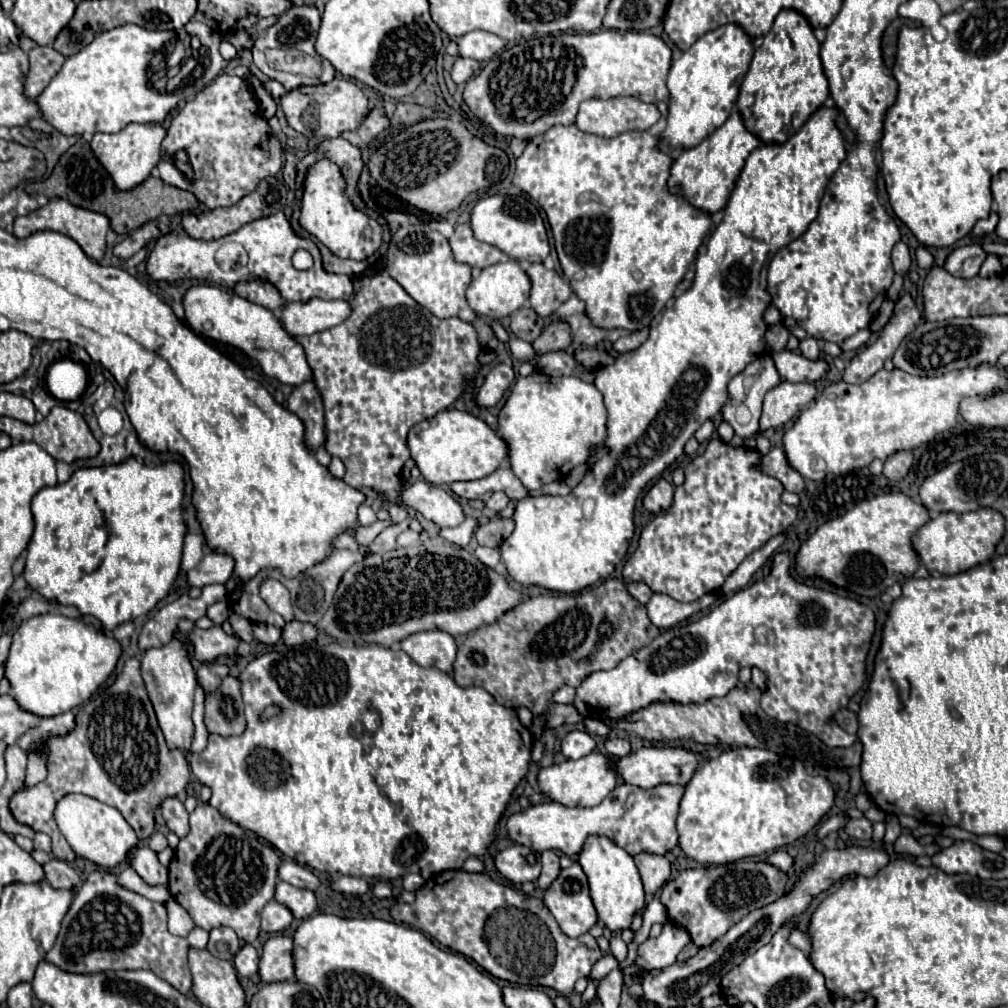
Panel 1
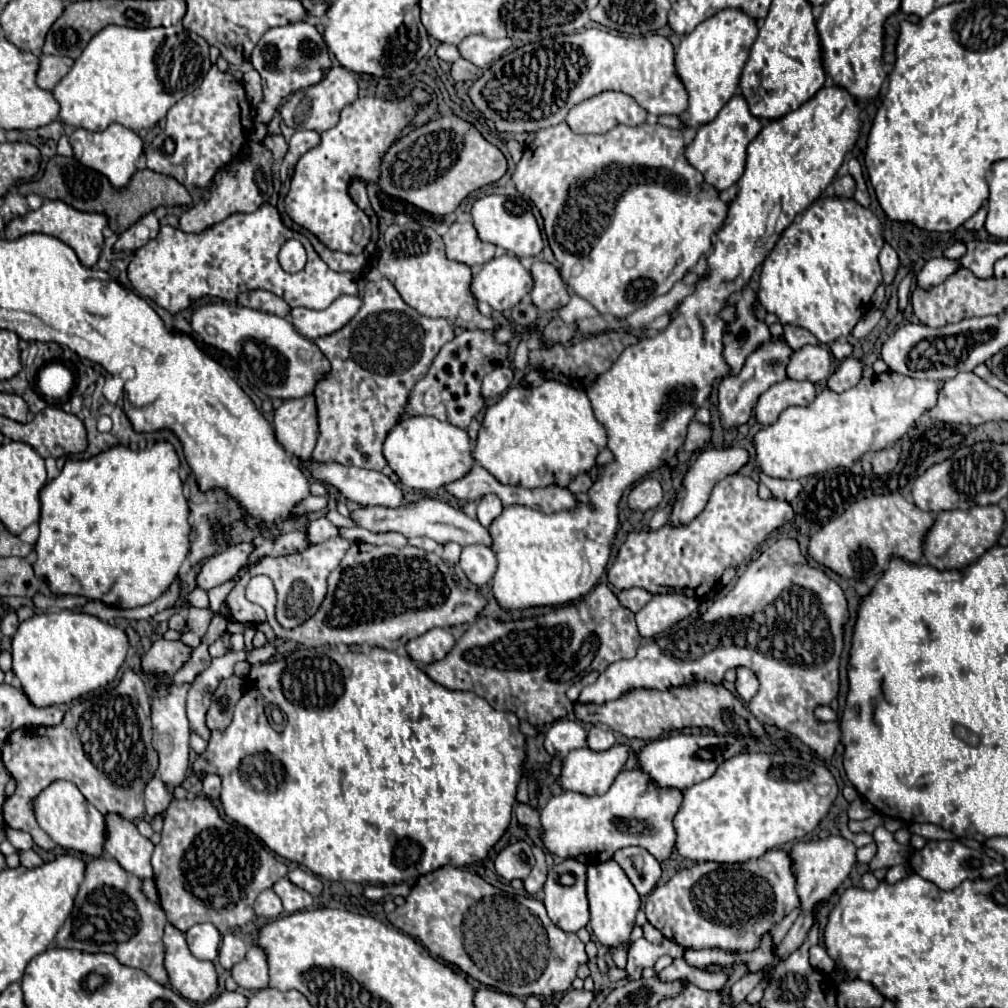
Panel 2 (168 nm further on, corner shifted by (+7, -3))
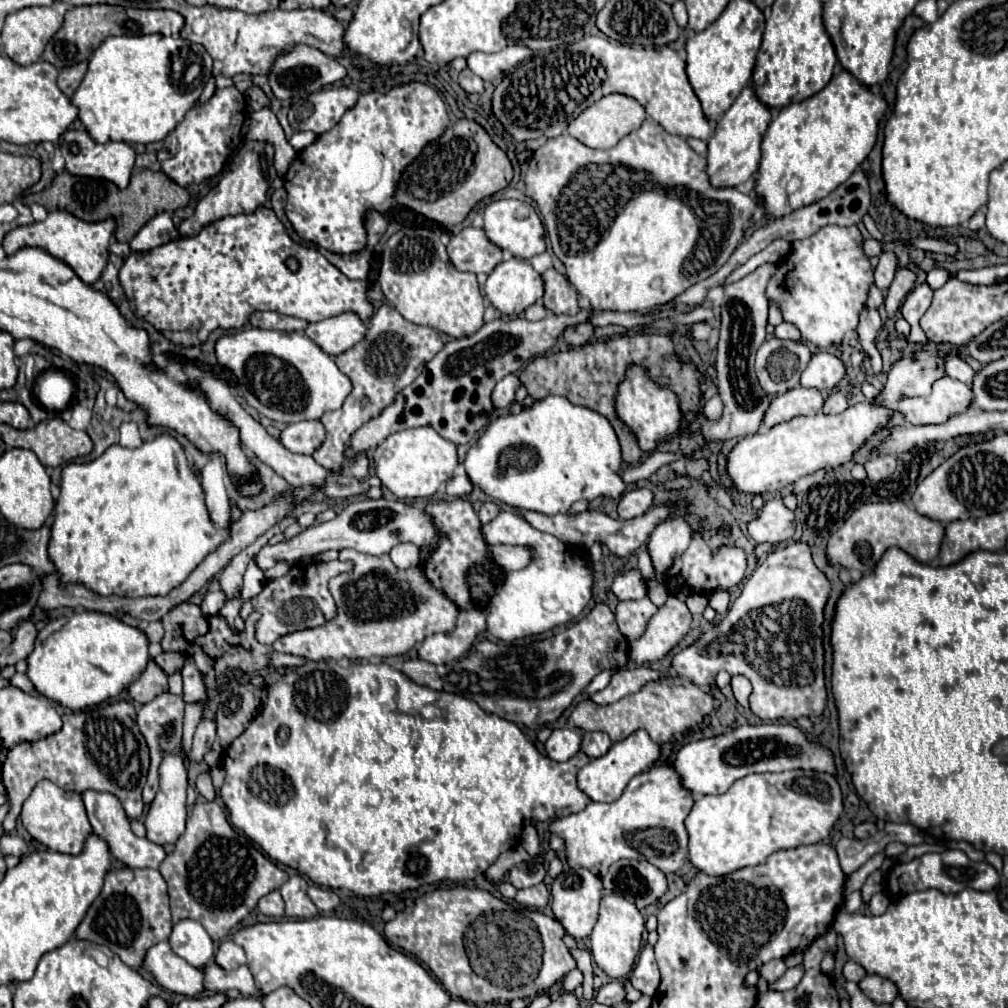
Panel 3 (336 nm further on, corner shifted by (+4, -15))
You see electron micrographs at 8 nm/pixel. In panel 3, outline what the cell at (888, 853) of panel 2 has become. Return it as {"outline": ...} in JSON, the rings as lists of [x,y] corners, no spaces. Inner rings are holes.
{"outline":[[[858,890],[845,898],[841,909],[848,913],[854,913],[862,906],[862,904],[863,900],[861,896],[861,891]]]}

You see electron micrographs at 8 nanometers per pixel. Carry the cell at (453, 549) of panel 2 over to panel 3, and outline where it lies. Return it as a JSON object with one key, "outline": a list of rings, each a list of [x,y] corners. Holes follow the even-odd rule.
{"outline":[[[470,608],[460,610],[458,624],[454,632],[448,634],[432,634],[418,646],[418,658],[430,664],[444,664],[448,660],[460,658],[476,636],[486,630],[486,612],[484,608]]]}

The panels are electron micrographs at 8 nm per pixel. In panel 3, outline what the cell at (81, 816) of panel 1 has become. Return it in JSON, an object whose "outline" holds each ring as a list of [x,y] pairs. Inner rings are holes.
{"outline":[[[42,780],[40,784],[36,784],[32,796],[24,802],[22,824],[30,832],[30,836],[40,844],[44,844],[46,848],[62,854],[72,854],[72,856],[84,850],[86,838],[92,834],[92,826],[88,822],[82,796],[76,792],[66,792],[48,780]]]}

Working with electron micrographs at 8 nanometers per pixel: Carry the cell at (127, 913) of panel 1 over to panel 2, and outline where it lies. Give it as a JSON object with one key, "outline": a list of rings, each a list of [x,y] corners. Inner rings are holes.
{"outline":[[[93,858],[87,864],[85,880],[75,898],[75,906],[55,942],[61,948],[77,948],[85,952],[109,952],[125,966],[147,972],[159,984],[169,984],[163,966],[163,928],[165,912],[151,902],[143,890],[143,880],[125,872],[113,858]]]}

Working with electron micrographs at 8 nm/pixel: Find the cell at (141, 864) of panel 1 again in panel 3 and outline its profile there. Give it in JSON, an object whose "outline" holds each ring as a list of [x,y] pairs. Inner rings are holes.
{"outline":[[[84,792],[82,794],[82,800],[84,800],[84,806],[86,806],[86,812],[88,812],[88,818],[90,818],[90,824],[94,828],[94,834],[100,836],[108,848],[110,848],[110,854],[122,862],[124,866],[136,870],[136,868],[158,868],[160,862],[164,860],[164,850],[162,846],[158,844],[152,844],[150,840],[146,838],[138,838],[132,830],[130,830],[130,820],[126,818],[124,814],[124,808],[122,804],[116,800],[116,796],[108,794],[108,792]]]}

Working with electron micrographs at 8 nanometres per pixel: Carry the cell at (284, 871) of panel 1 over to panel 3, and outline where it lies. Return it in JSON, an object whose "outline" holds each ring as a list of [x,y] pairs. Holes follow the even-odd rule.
{"outline":[[[310,886],[308,888],[308,896],[310,900],[316,904],[316,908],[324,914],[332,912],[336,906],[338,906],[338,896],[332,892],[332,890],[326,890],[326,888],[320,888],[320,886]]]}

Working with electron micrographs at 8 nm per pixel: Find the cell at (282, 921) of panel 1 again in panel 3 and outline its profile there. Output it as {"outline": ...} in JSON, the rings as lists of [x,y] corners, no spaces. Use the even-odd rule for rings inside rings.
{"outline":[[[270,892],[268,896],[260,898],[260,904],[258,904],[258,910],[264,914],[264,916],[272,916],[272,918],[282,918],[284,916],[284,900],[280,896],[280,892]]]}

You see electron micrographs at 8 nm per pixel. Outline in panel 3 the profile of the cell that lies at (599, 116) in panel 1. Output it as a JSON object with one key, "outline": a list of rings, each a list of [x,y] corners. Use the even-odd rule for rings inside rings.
{"outline":[[[608,94],[598,102],[594,102],[592,106],[588,106],[578,118],[574,118],[568,126],[568,134],[580,140],[588,148],[612,148],[618,144],[618,140],[640,128],[644,120],[646,120],[646,112],[636,100],[622,94]]]}

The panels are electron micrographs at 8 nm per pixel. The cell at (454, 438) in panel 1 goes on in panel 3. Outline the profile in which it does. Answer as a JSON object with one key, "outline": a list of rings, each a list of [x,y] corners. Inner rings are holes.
{"outline":[[[432,426],[396,432],[388,436],[374,452],[376,476],[382,480],[382,486],[396,494],[400,500],[434,496],[438,488],[454,476],[456,466],[458,466],[456,444],[444,440]]]}

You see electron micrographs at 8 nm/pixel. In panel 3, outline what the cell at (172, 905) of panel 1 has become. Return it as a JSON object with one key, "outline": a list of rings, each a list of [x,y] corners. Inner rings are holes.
{"outline":[[[166,940],[148,950],[144,968],[152,972],[156,982],[168,992],[182,994],[186,998],[196,998],[206,992],[204,974],[176,956]]]}

